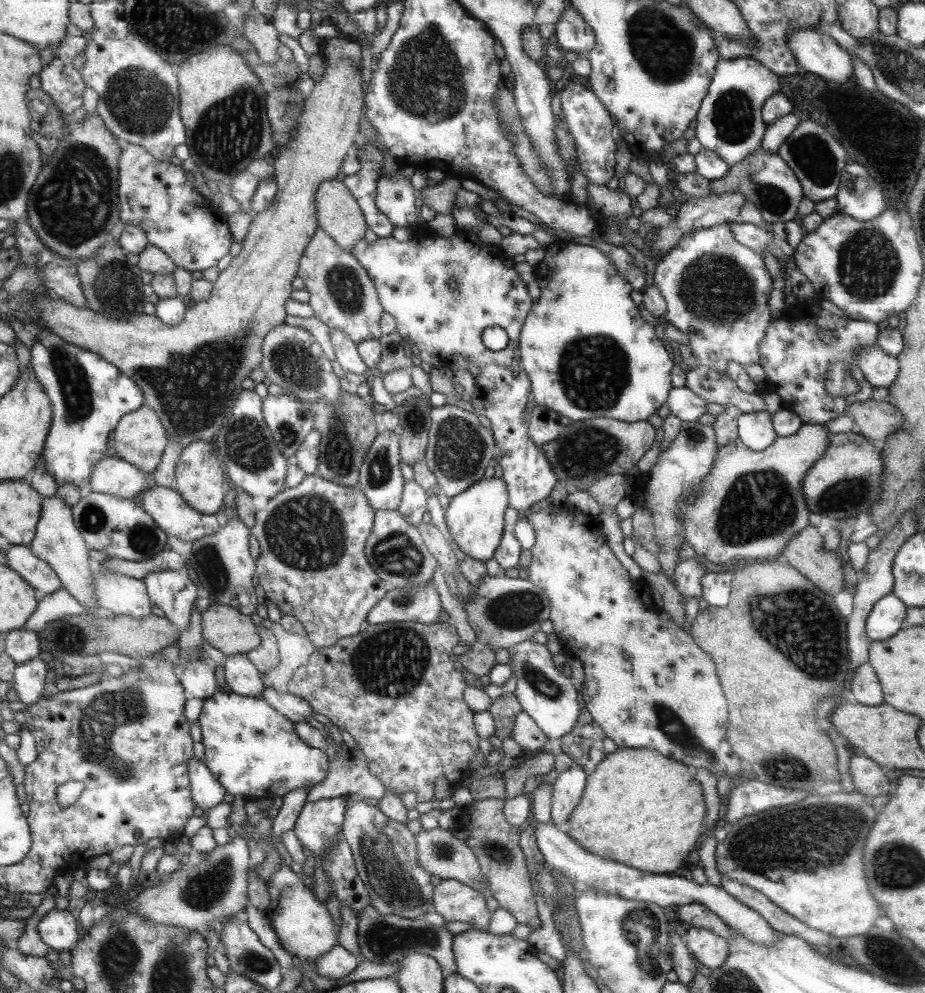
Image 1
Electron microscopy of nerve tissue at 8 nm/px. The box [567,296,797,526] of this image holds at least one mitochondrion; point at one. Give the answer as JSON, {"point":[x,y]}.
{"point":[694,437]}

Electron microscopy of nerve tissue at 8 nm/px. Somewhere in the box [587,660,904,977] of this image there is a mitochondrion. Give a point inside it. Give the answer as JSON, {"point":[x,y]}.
{"point":[757,847]}

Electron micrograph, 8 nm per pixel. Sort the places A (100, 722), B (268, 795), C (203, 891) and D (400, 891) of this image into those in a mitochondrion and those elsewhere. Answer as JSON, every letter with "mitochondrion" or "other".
{"A":"mitochondrion","B":"other","C":"mitochondrion","D":"mitochondrion"}

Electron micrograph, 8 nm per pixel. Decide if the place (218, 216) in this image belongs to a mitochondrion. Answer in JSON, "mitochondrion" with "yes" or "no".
{"mitochondrion":"no"}

